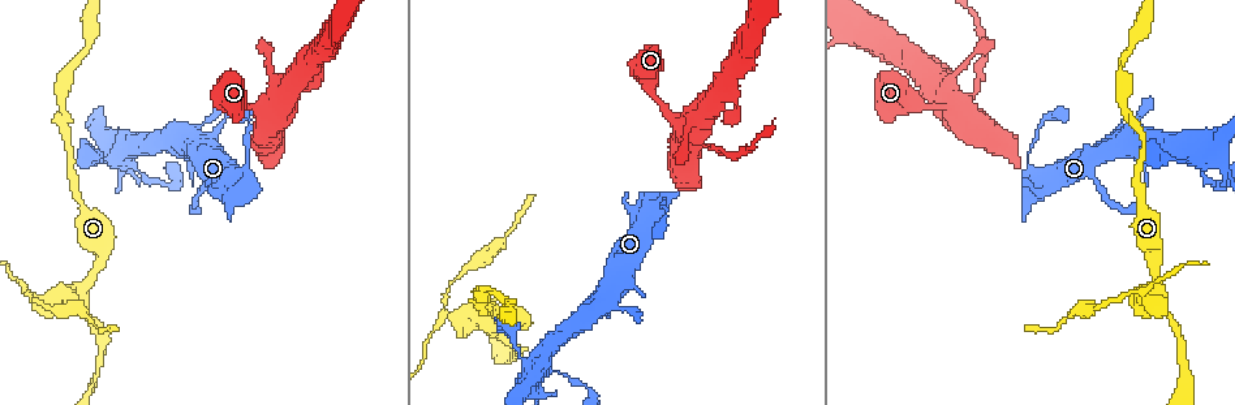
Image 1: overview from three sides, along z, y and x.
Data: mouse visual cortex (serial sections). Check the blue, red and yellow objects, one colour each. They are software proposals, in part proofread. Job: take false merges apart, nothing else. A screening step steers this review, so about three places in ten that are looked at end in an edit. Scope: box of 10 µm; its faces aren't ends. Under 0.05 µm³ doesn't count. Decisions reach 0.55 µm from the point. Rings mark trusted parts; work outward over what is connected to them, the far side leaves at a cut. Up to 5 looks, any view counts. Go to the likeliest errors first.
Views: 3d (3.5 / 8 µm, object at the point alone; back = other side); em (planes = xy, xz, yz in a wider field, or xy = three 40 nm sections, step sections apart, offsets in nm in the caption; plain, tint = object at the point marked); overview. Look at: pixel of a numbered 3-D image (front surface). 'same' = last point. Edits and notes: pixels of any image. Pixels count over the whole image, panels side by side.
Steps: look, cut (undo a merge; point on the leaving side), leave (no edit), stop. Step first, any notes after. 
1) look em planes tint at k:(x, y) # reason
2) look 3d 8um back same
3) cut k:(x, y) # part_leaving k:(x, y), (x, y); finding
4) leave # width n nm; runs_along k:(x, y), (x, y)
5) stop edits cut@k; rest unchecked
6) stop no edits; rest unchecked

look 3d 8um at 1:(1034, 176) # abrupt turn

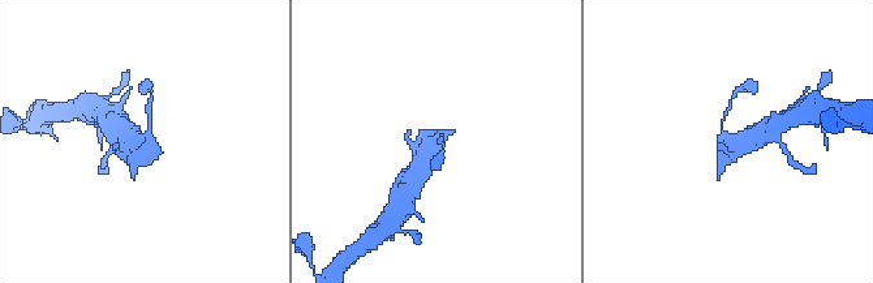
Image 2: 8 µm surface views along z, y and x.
look 3d 3.5um same # zoom in

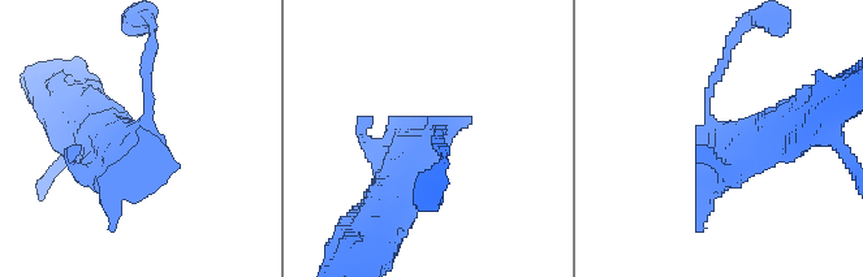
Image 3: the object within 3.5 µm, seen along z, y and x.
look em xy step 1 tint at 3:(138, 134)

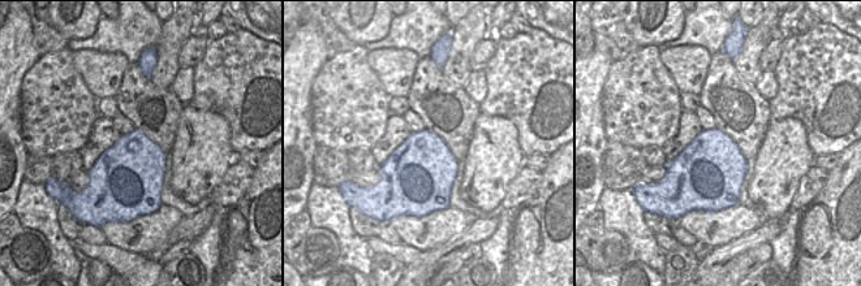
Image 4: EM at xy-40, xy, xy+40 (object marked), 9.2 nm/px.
leave # width 650 nm; runs_along 3:(371, 217), (439, 134); one cell here

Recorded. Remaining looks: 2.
look em xy step 1 tint at 1:(114, 152) # thin arm on a thick one

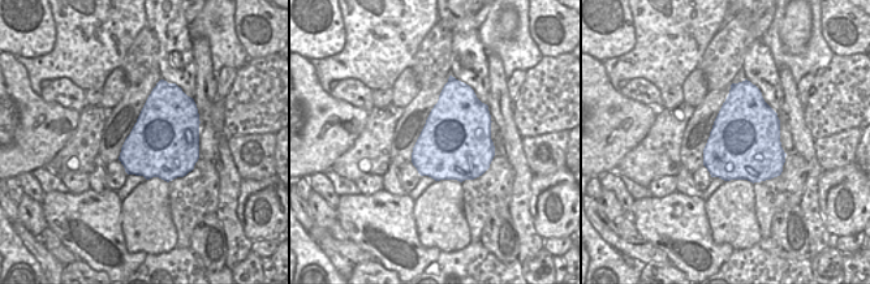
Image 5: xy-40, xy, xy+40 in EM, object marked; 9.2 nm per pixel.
look 3d 3.5um same

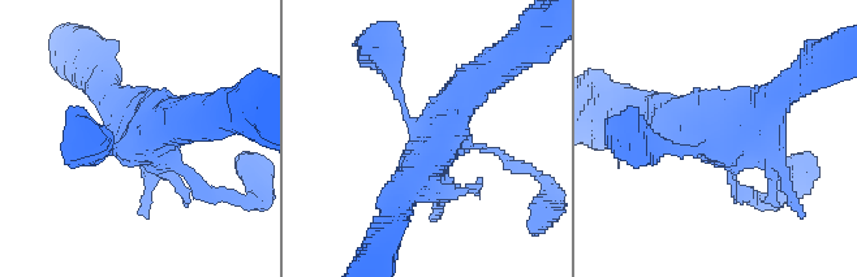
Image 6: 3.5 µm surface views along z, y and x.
leave # runs_along 6:(494, 68), (453, 105), (401, 191); continuous, no second cell

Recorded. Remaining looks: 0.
stop no edits; rest unchecked

